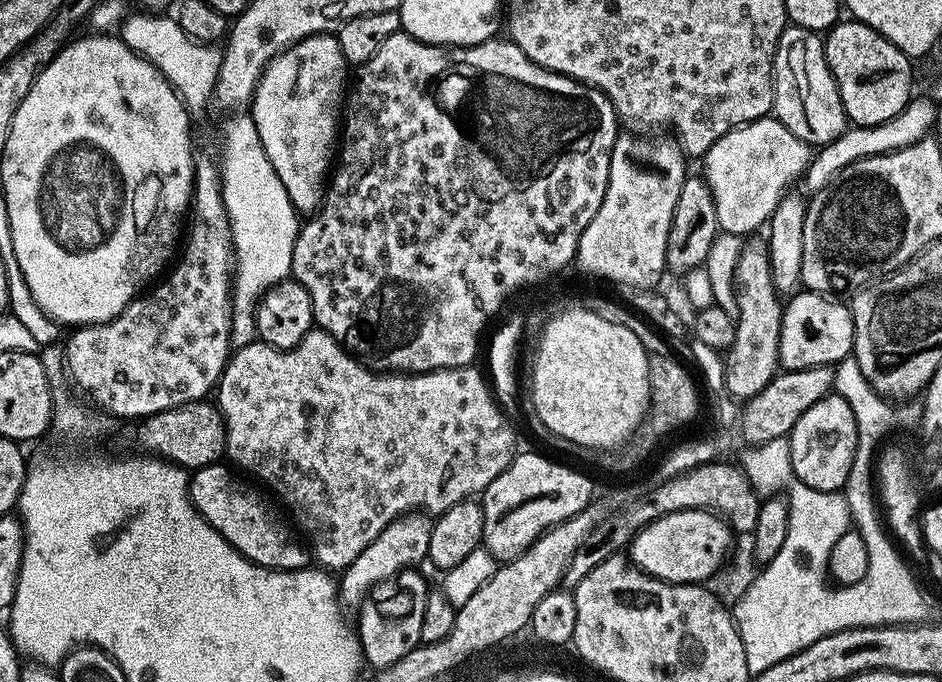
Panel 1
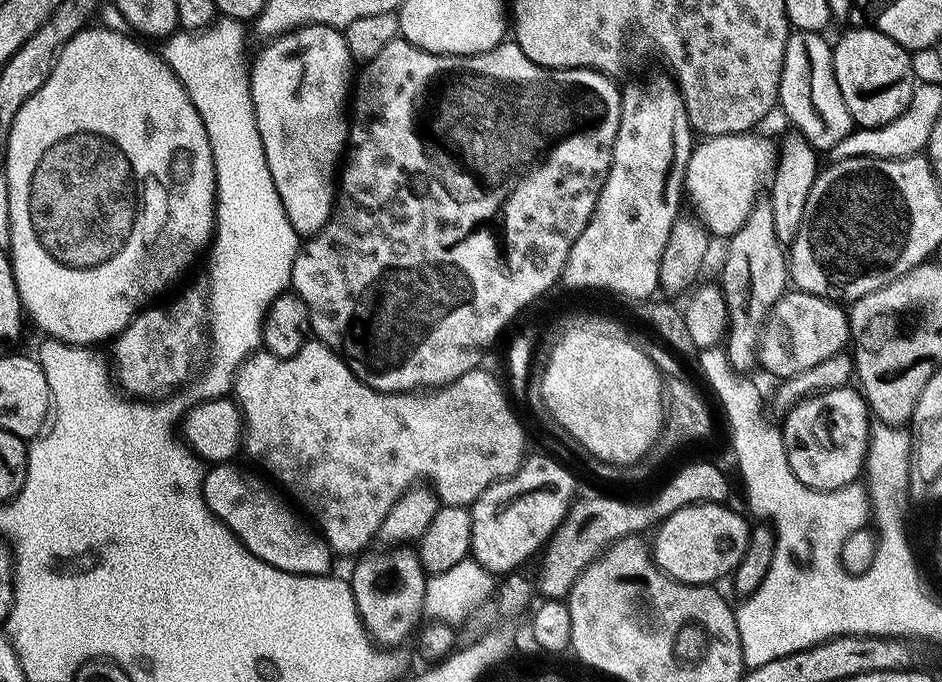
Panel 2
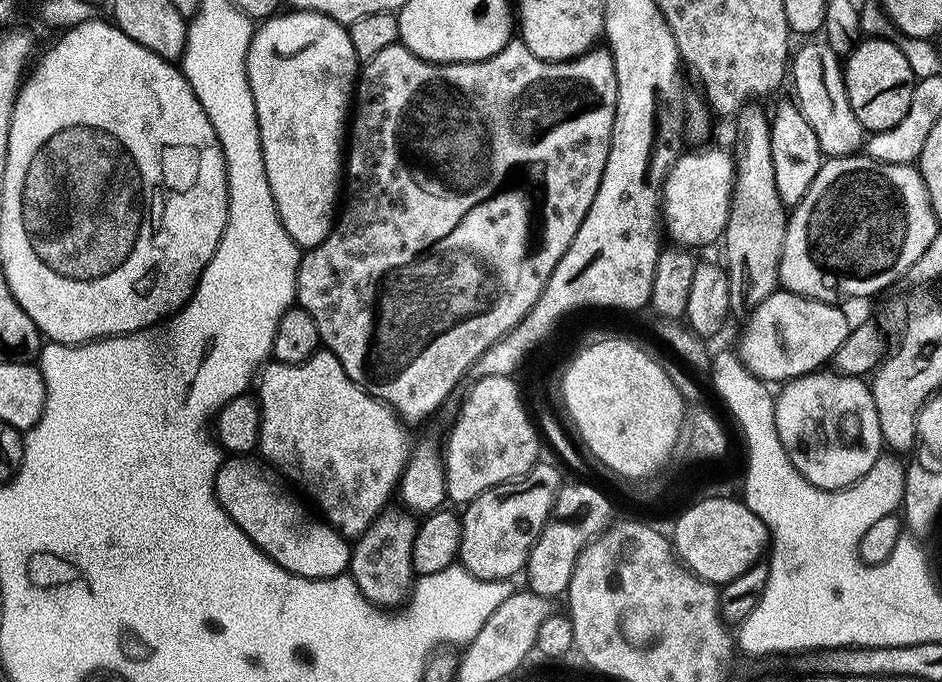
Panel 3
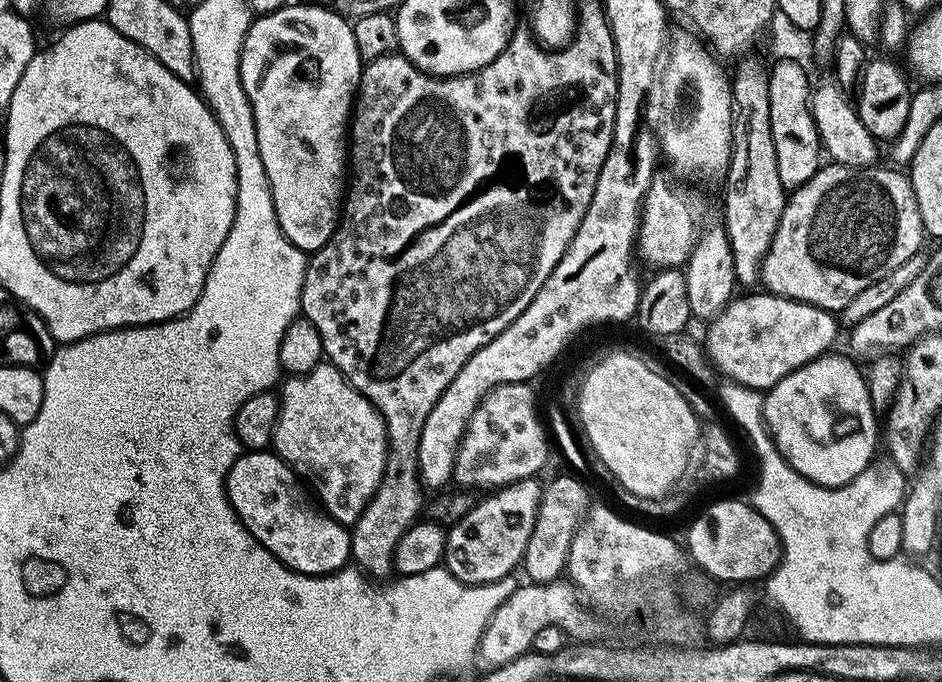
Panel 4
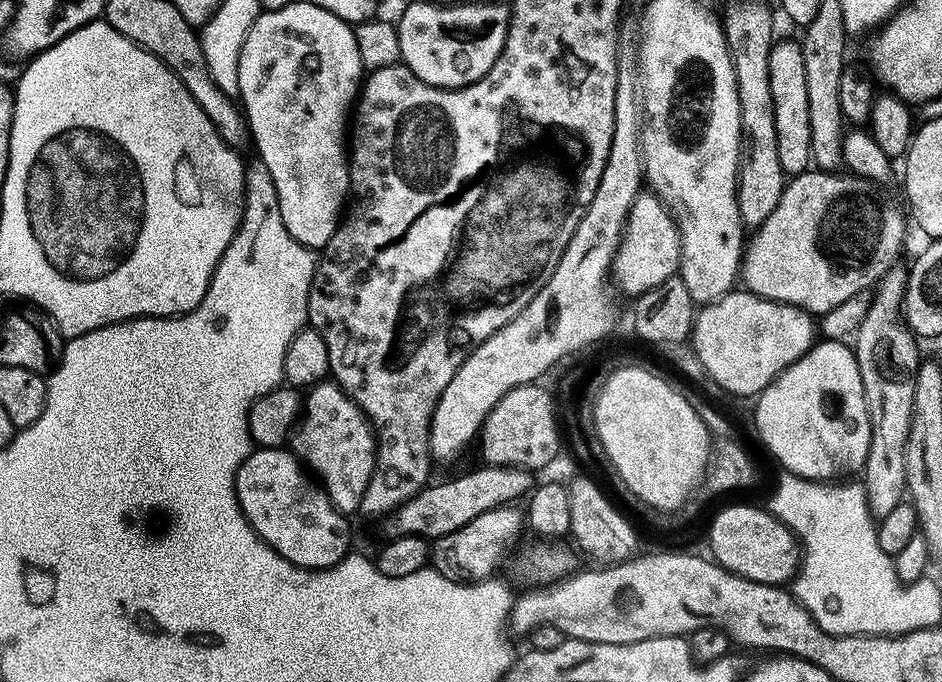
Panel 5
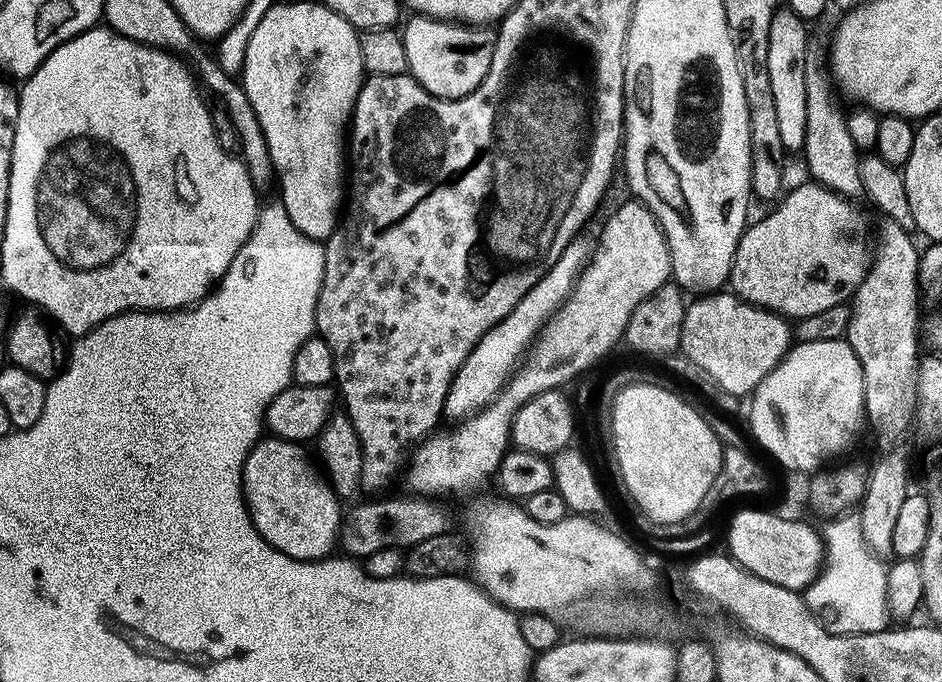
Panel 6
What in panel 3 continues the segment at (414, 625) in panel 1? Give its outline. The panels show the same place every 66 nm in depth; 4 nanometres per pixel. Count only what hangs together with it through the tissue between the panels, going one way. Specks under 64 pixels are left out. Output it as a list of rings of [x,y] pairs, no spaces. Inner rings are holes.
[[[389,507],[376,517],[376,521],[365,532],[355,537],[351,545],[352,557],[348,572],[360,593],[377,608],[395,610],[408,599],[414,583],[411,551],[418,520],[413,513],[399,507]]]

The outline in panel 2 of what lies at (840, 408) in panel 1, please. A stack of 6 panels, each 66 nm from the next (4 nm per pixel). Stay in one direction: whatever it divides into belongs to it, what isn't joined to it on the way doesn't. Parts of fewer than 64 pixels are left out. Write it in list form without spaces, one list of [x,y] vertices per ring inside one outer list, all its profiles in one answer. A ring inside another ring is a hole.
[[[855,387],[832,388],[829,392],[818,392],[815,396],[808,396],[801,404],[794,405],[783,420],[782,435],[786,446],[786,458],[798,482],[814,490],[829,492],[844,488],[847,484],[855,484],[861,479],[865,471],[865,456],[869,450],[870,413],[863,395]]]

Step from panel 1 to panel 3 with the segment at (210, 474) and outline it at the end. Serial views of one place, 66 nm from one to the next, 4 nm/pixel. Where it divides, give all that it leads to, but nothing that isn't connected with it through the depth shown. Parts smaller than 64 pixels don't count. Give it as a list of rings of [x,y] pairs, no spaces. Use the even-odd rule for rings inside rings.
[[[236,454],[221,463],[216,472],[216,497],[222,510],[226,510],[236,525],[287,572],[311,580],[345,575],[352,557],[349,541],[327,520],[316,514],[311,516],[303,502],[292,496],[288,489],[291,487],[267,463],[252,459],[256,458]]]

